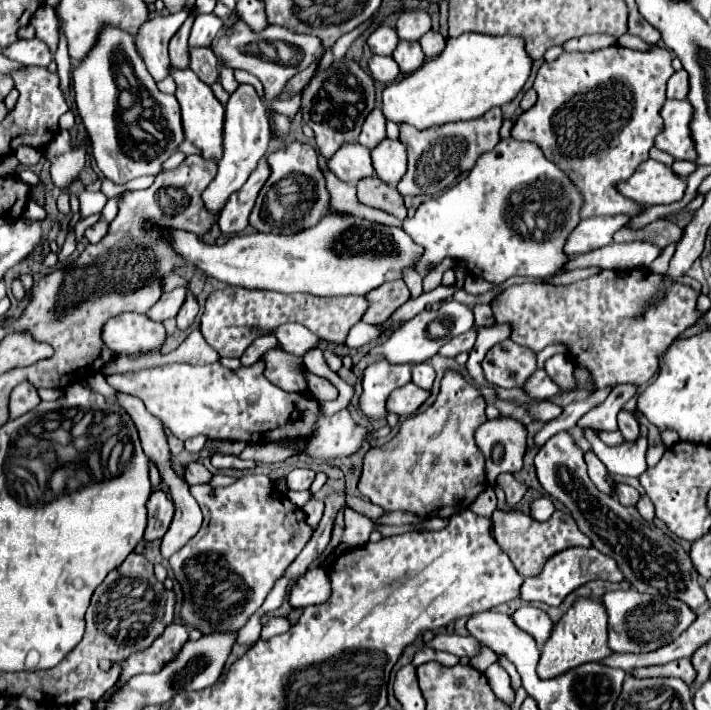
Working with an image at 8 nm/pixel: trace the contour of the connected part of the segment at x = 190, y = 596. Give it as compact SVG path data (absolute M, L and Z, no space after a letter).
M248 474L226 488L212 488L208 484L192 486L192 496L202 508L204 522L198 534L168 560L176 580L182 584L184 600L188 602L182 604L182 620L188 626L198 628L202 634L240 630L264 604L272 584L276 584L276 580L286 572L288 564L292 564L292 560L302 552L304 544L312 536L312 528L308 528L304 512L284 494L280 496L272 480L264 474Z

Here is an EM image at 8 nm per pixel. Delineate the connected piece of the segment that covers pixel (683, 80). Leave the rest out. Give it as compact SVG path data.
M678 70L670 76L666 96L676 98L676 100L684 100L688 96L688 72L686 70Z

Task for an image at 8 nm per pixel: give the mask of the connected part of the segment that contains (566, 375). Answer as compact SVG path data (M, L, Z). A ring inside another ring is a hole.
M555 354L546 360L544 369L562 390L574 388L574 374L572 374L574 364L568 360L568 356Z

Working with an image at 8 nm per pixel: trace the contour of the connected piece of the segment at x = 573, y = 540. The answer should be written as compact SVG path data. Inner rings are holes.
M496 510L494 516L494 536L498 546L508 554L508 558L512 558L514 568L518 570L520 576L530 578L530 576L538 576L546 564L548 558L552 558L554 554L572 548L572 546L592 546L592 542L578 530L574 518L562 510L556 510L552 514L550 520L546 522L536 522L532 520L528 514L518 512L518 510L510 510L510 512L500 512Z

